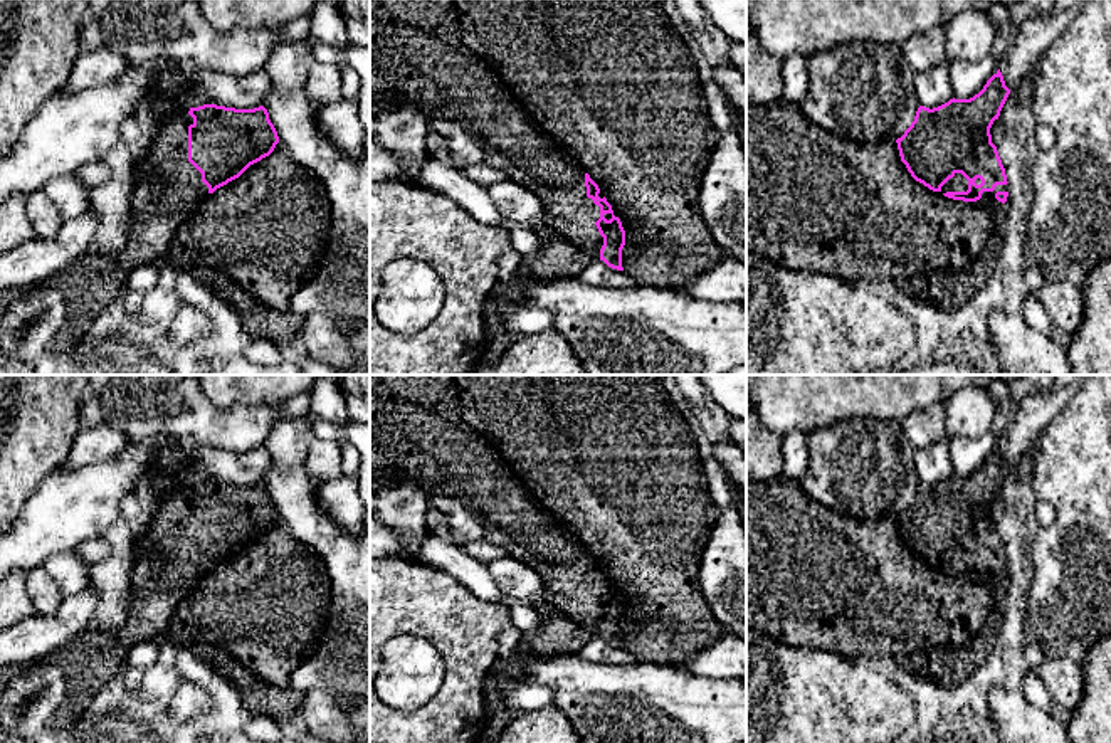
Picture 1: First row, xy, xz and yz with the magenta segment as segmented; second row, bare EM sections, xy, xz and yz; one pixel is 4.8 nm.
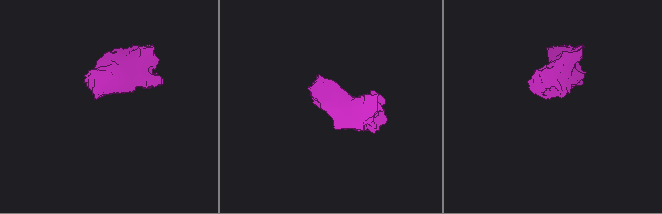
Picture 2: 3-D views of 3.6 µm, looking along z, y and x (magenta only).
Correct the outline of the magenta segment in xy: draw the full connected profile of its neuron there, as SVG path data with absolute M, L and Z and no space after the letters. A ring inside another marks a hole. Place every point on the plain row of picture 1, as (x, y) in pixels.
M175 439L171 447L153 452L153 466L134 494L146 501L156 484L171 491L133 546L128 620L114 635L81 630L44 661L59 666L67 681L49 728L81 725L101 686L126 664L129 649L166 632L182 598L210 570L269 533L279 519L264 482L188 484L188 466L190 444L185 440Z

